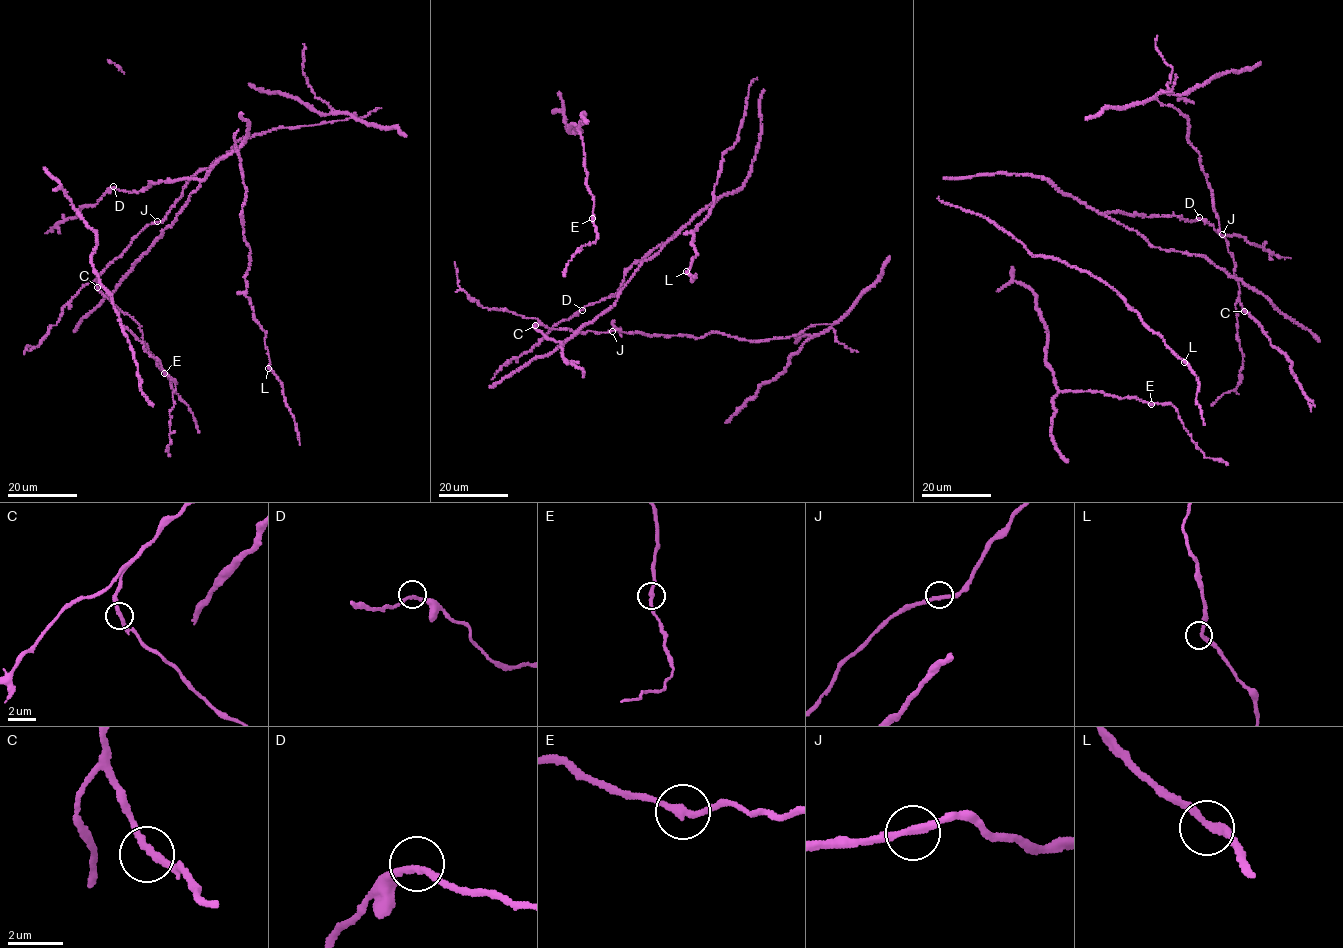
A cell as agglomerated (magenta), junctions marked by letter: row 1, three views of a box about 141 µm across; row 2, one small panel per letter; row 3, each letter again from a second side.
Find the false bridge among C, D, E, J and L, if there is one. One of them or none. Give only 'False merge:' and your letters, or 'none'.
False merge: none

